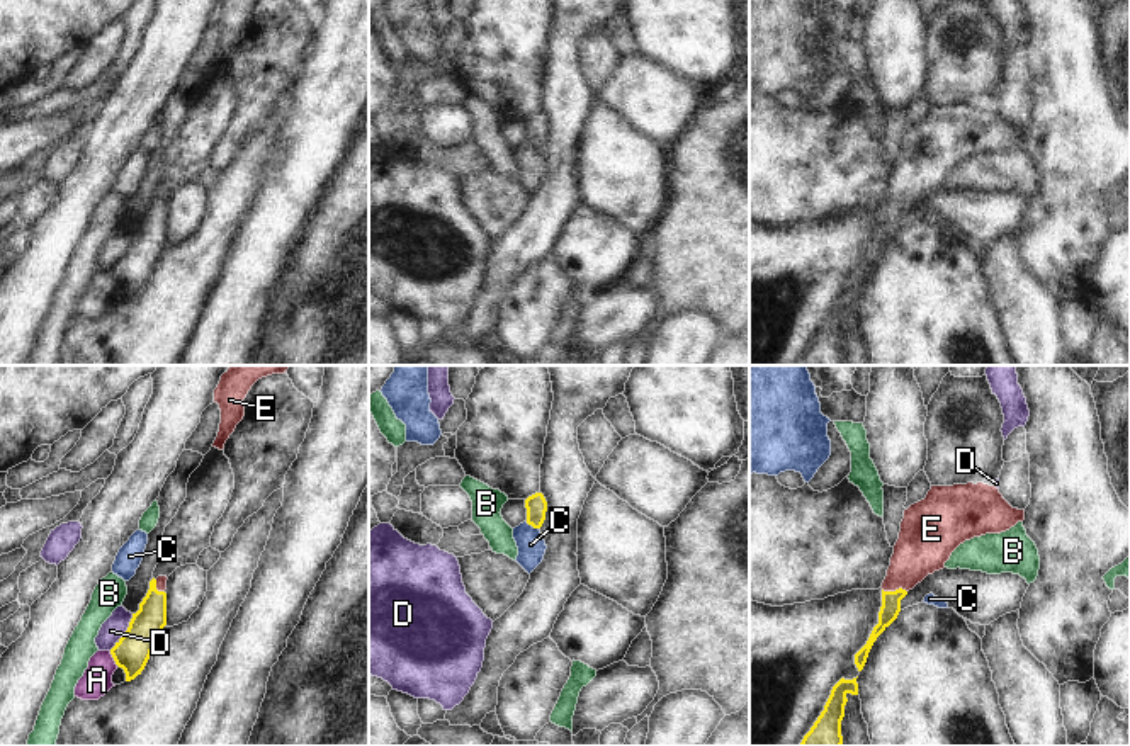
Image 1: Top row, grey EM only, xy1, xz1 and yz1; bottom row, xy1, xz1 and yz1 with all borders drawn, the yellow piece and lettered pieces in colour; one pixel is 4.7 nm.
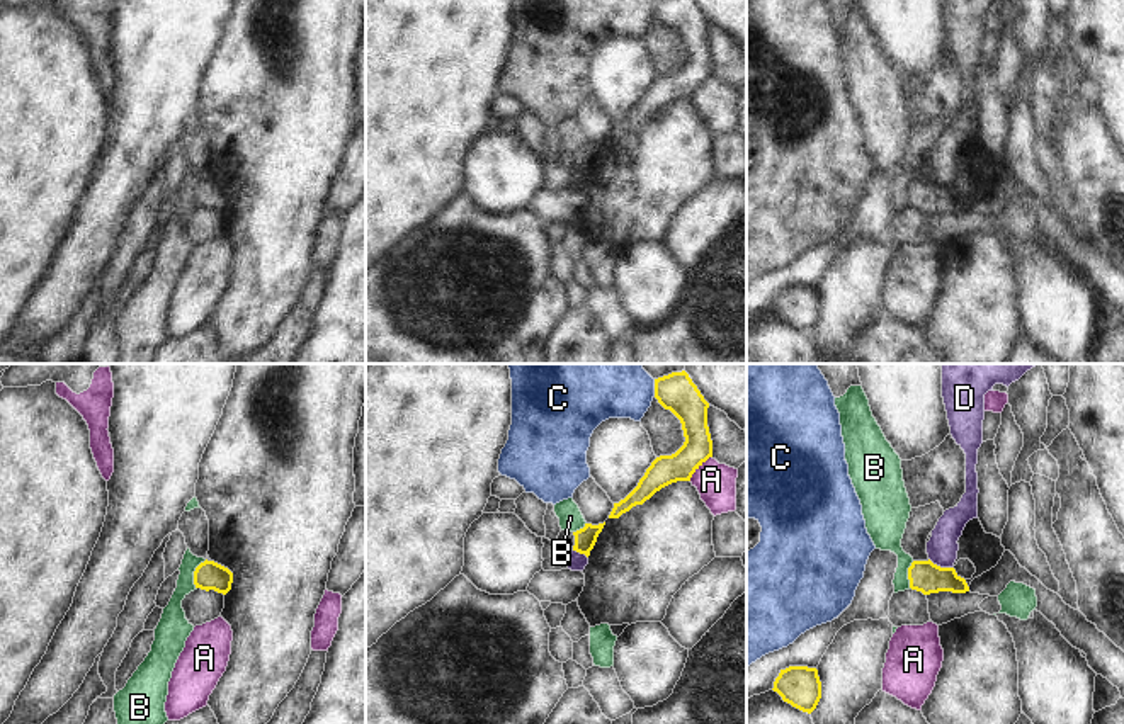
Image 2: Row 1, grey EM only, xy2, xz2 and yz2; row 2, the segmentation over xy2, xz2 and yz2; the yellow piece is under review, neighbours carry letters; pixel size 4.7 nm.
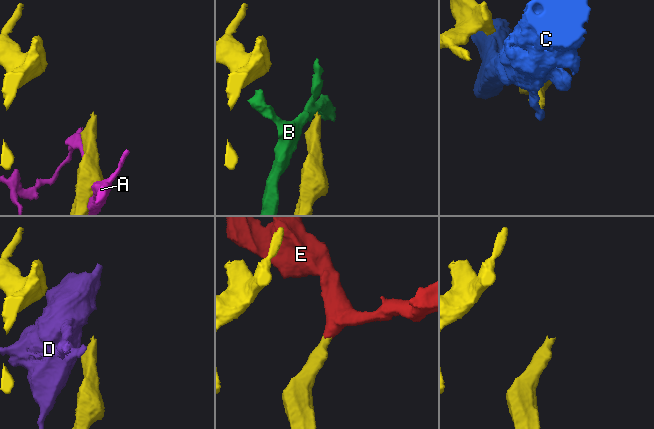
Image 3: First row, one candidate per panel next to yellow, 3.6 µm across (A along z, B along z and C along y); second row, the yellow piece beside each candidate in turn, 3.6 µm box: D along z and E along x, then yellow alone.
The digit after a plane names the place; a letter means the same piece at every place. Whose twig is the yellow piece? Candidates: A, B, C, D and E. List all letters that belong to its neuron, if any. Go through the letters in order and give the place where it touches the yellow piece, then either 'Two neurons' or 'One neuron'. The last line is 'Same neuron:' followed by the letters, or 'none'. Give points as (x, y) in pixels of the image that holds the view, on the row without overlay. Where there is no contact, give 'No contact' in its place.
A: Touches yellow at xz2 (698, 87). Two neurons
B: Touches yellow at xy2 (194, 192). Two neurons
C: Touches yellow at xz1 (532, 145). Two neurons
D: Touches yellow at xy1 (126, 252). Two neurons
E: Touches yellow at yz1 (896, 209). One neuron
Same neuron: E

